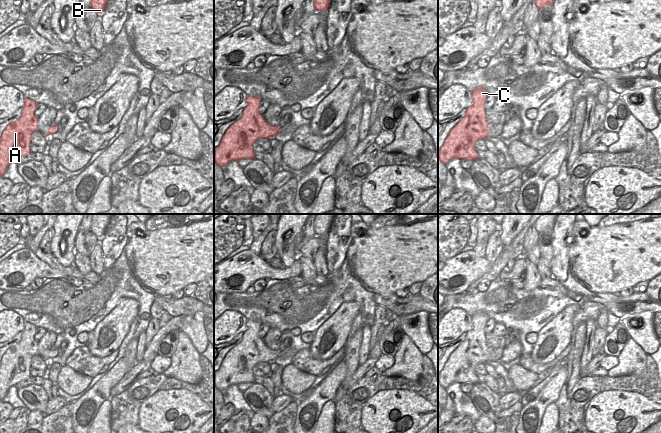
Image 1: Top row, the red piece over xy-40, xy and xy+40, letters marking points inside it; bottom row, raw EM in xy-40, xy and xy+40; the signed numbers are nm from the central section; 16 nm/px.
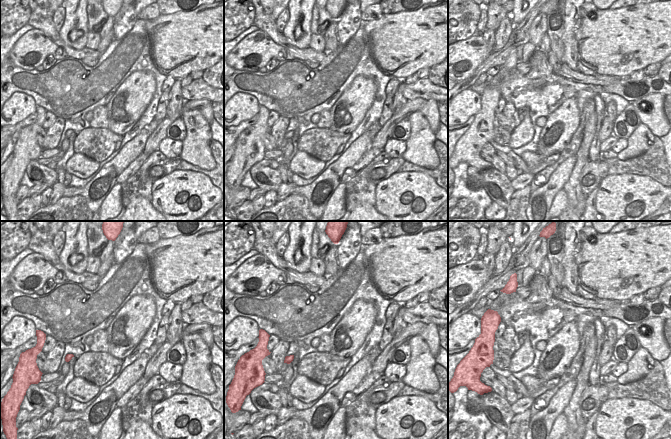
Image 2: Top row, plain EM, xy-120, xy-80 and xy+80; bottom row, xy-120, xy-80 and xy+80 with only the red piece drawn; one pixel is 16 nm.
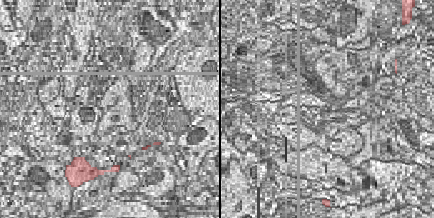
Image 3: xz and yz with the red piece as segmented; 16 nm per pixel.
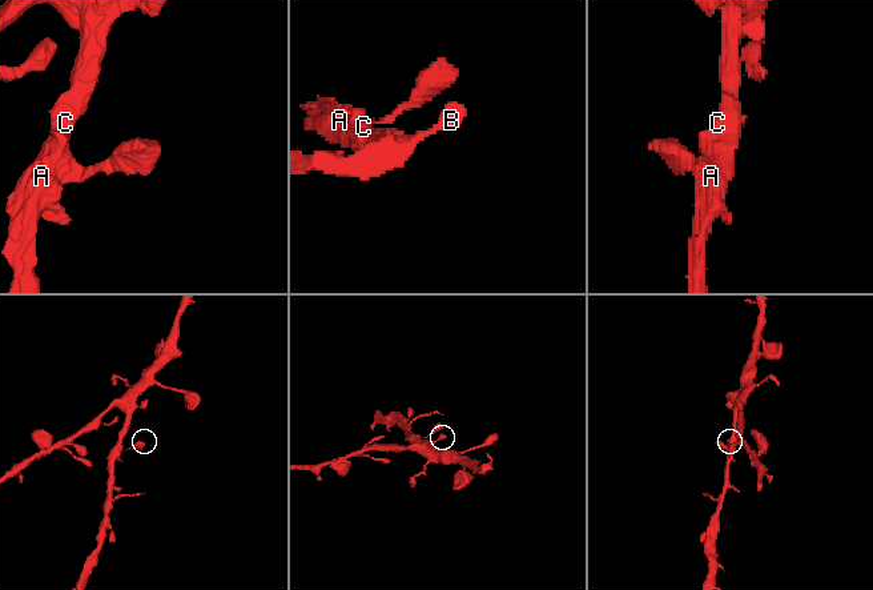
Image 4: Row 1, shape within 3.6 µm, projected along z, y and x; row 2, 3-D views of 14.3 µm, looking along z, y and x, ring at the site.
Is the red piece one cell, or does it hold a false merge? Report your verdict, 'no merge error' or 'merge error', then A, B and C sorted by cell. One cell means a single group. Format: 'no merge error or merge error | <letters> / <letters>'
no merge error | A B C

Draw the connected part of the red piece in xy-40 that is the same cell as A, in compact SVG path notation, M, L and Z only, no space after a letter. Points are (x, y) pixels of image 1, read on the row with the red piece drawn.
M24 98L22 115L8 124L0 137L0 176L2 177L11 162L30 153L32 133L38 128L38 117L34 115L36 102Z

